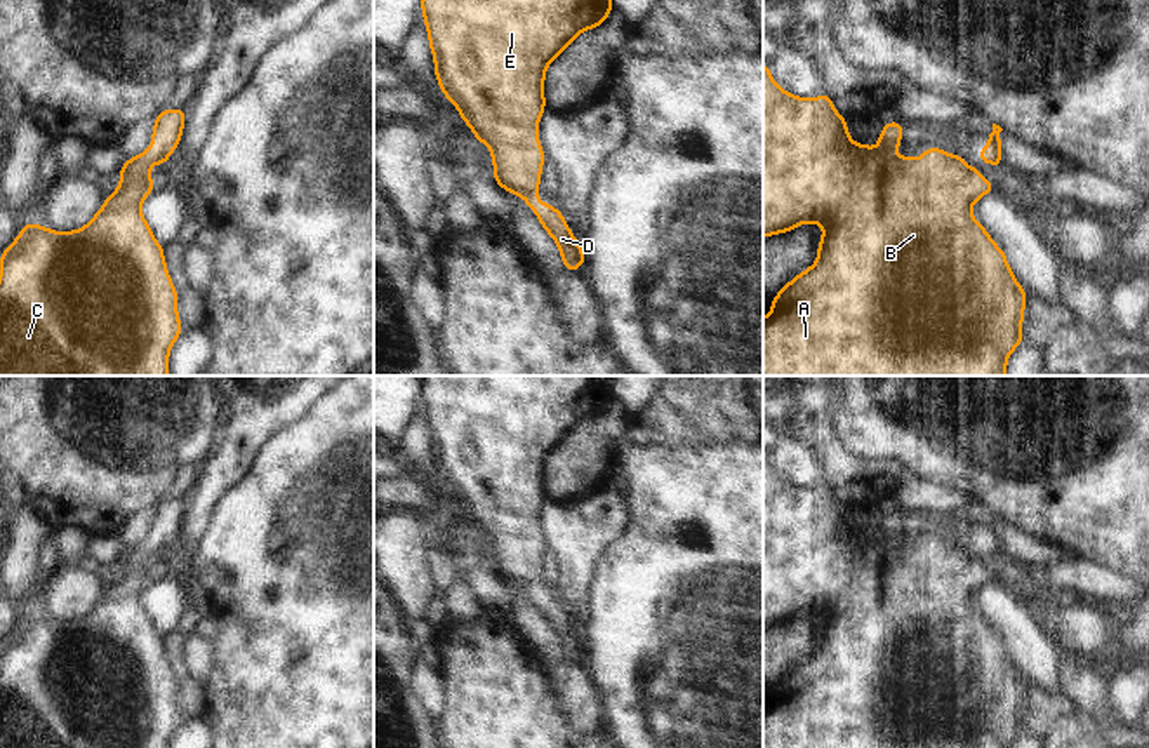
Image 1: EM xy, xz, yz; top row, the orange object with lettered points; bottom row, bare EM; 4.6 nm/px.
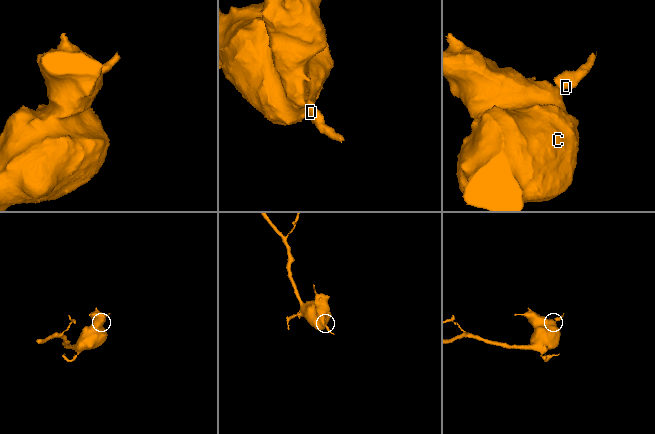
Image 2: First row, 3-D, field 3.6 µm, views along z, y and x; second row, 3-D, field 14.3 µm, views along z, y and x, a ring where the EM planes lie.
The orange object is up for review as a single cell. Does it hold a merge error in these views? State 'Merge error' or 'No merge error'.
No merge error

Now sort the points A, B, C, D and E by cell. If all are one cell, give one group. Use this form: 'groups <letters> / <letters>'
groups A B C D E

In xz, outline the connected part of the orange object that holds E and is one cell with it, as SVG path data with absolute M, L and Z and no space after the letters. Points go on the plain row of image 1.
M422 376L424 412L443 485L490 538L494 571L516 583L553 626L568 661L586 652L582 637L563 602L537 588L544 539L537 511L546 498L544 463L549 452L581 423L600 416L614 400L610 376Z

